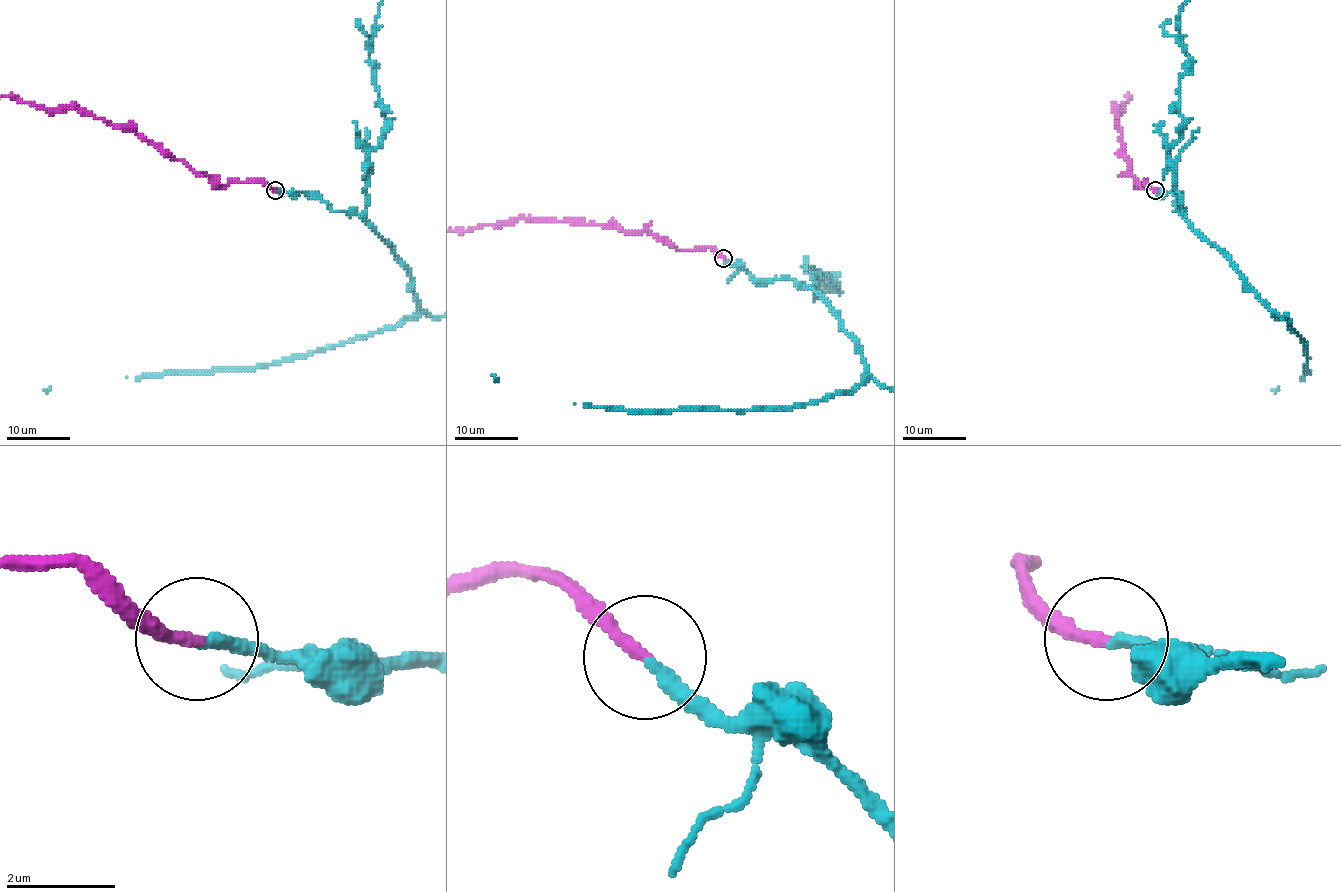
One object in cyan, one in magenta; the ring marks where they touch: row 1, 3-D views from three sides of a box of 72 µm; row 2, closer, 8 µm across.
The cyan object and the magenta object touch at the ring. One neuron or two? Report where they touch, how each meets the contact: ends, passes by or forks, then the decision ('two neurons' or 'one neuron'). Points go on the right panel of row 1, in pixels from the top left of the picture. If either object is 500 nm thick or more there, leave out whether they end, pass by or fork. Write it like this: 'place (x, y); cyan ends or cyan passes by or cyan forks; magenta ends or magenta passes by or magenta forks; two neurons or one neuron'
place (1155, 190); cyan ends; magenta ends; one neuron

